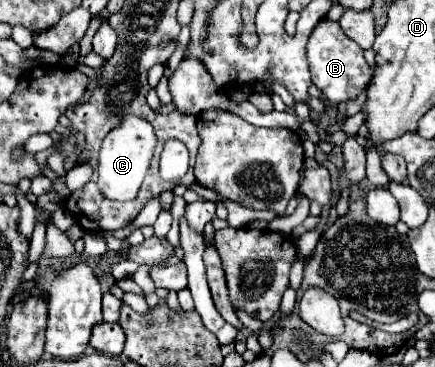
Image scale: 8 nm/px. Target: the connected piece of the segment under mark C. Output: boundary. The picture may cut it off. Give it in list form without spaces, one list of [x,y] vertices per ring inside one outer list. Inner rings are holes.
[[[126,115],[122,119],[122,123],[112,129],[104,143],[102,143],[102,151],[100,151],[100,159],[98,159],[98,187],[100,191],[114,201],[130,201],[136,197],[142,179],[148,171],[152,153],[154,153],[154,145],[156,145],[156,135],[152,125],[136,115]]]

